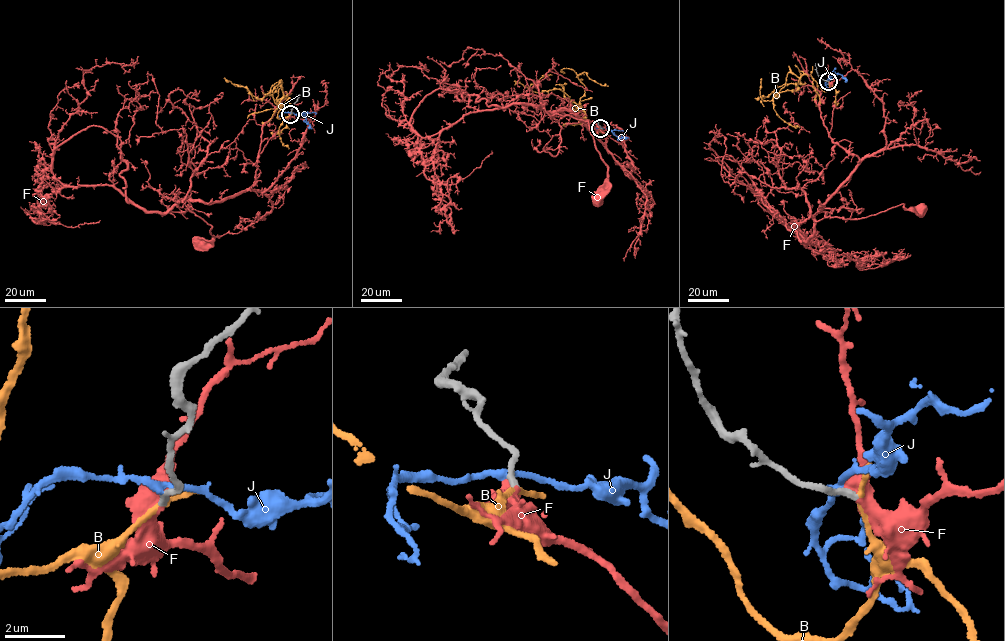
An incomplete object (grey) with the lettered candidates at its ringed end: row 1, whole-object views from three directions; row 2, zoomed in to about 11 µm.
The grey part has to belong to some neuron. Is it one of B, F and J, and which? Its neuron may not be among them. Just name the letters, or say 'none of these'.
F

